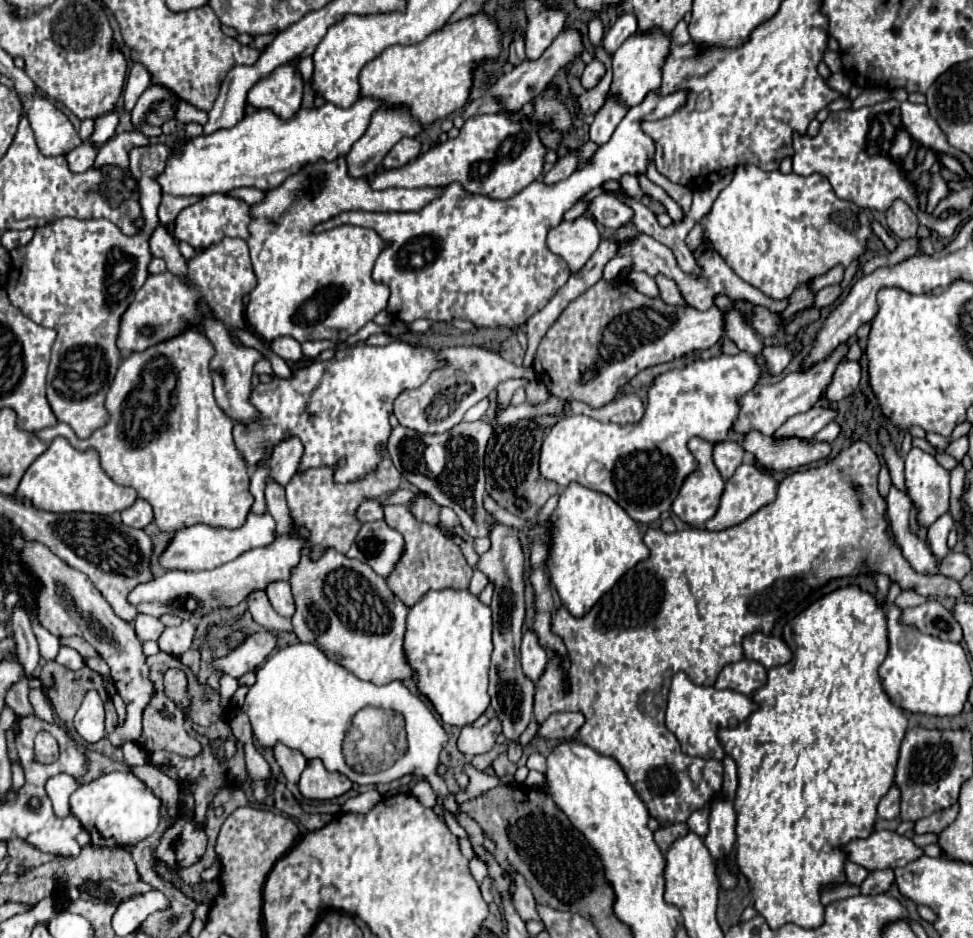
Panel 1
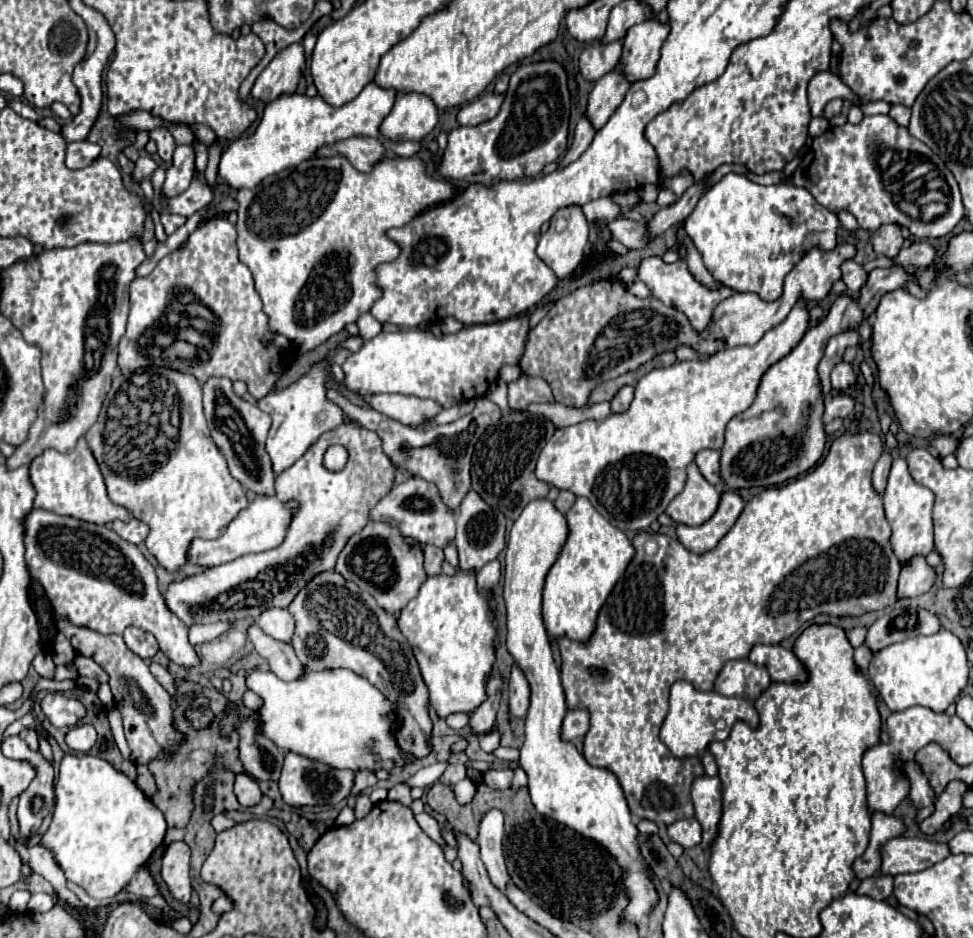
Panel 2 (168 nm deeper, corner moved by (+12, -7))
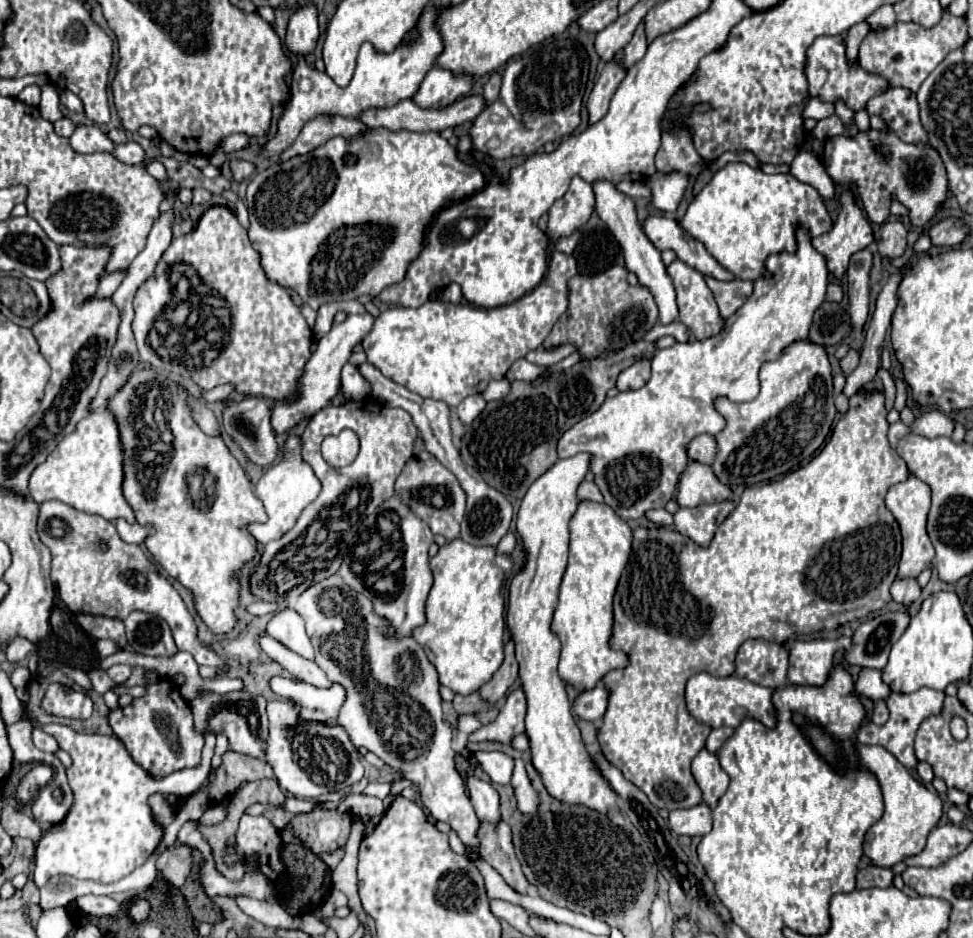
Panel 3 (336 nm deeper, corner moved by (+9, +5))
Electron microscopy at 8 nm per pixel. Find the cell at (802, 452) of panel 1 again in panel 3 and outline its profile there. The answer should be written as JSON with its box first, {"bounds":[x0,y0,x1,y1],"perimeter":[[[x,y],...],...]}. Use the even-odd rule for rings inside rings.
{"bounds":[713,339,835,485],"perimeter":[[[809,339],[791,343],[781,351],[781,355],[775,361],[767,361],[761,365],[759,383],[761,391],[749,403],[733,403],[729,399],[717,399],[715,403],[717,411],[725,417],[727,425],[721,433],[715,435],[719,451],[713,463],[713,471],[725,485],[755,485],[805,465],[823,445],[825,437],[831,431],[831,423],[835,417],[833,377],[831,365],[827,361],[827,351],[819,343],[813,343]]]}

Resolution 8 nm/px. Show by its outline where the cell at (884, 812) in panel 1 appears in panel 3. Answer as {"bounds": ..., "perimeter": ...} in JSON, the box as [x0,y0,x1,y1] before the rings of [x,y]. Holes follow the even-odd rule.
{"bounds":[857,689,945,769],"perimeter":[[[917,689],[913,693],[891,693],[887,699],[887,707],[889,707],[889,721],[881,727],[867,723],[865,727],[859,729],[857,733],[857,741],[861,745],[879,745],[885,747],[899,763],[903,763],[907,769],[915,769],[917,767],[917,757],[913,751],[913,739],[915,739],[915,731],[919,729],[919,725],[931,717],[931,715],[939,715],[943,709],[943,699],[945,693],[943,691],[933,691],[933,689]]]}

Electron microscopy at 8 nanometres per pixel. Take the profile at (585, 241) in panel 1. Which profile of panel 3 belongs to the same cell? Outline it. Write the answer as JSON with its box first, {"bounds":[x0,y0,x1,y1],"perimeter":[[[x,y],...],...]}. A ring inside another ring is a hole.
{"bounds":[545,177,595,243],"perimeter":[[[575,177],[571,181],[569,191],[549,209],[549,225],[545,231],[547,237],[553,243],[557,243],[559,239],[573,235],[579,227],[583,227],[589,221],[593,211],[595,211],[593,187],[583,179]]]}

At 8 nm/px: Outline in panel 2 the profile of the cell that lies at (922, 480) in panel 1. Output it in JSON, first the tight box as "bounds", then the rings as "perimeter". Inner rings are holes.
{"bounds":[884,457,934,565],"perimeter":[[[898,457],[892,465],[890,471],[890,479],[888,479],[888,487],[884,491],[884,511],[886,511],[886,519],[892,527],[892,549],[896,553],[896,557],[900,559],[900,565],[906,565],[912,557],[926,557],[932,549],[930,543],[932,541],[932,505],[934,505],[934,493],[926,487],[920,487],[910,471],[908,465],[902,457]]]}

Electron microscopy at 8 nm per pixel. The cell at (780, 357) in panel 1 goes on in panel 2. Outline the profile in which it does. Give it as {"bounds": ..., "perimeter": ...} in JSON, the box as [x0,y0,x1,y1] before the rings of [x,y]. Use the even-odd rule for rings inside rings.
{"bounds":[536,299,810,531],"perimeter":[[[798,299],[788,317],[766,331],[766,335],[756,345],[726,347],[712,353],[708,359],[700,361],[680,361],[670,367],[652,369],[636,383],[636,395],[628,411],[612,413],[604,421],[582,421],[578,425],[556,429],[552,439],[540,453],[536,465],[536,477],[558,487],[568,489],[578,497],[590,499],[594,509],[606,517],[620,531],[644,531],[652,521],[658,519],[668,507],[668,503],[684,489],[686,467],[694,461],[696,453],[702,449],[722,449],[726,423],[746,411],[756,397],[762,375],[784,355],[788,355],[804,337],[810,325],[810,313],[806,299]]]}

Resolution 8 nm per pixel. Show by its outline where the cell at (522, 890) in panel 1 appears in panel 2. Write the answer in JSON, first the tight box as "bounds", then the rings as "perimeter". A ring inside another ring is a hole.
{"bounds":[478,809,510,891],"perimeter":[[[490,809],[478,827],[478,845],[482,851],[482,861],[492,883],[504,891],[510,883],[510,875],[506,873],[506,863],[502,855],[502,837],[504,837],[504,817],[500,809]]]}

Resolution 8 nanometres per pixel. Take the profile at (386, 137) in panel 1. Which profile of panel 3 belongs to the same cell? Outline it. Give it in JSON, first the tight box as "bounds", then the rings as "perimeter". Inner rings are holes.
{"bounds":[411,67,473,109],"perimeter":[[[433,67],[427,71],[417,93],[411,97],[421,109],[441,109],[467,95],[473,87],[471,77],[455,77],[451,71]]]}

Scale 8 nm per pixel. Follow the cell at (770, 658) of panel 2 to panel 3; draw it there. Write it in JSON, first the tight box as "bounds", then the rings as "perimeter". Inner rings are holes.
{"bounds":[783,636,852,685],"perimeter":[[[844,636],[835,641],[783,641],[789,653],[789,681],[795,685],[823,685],[837,649],[849,649],[851,645],[852,638]]]}

